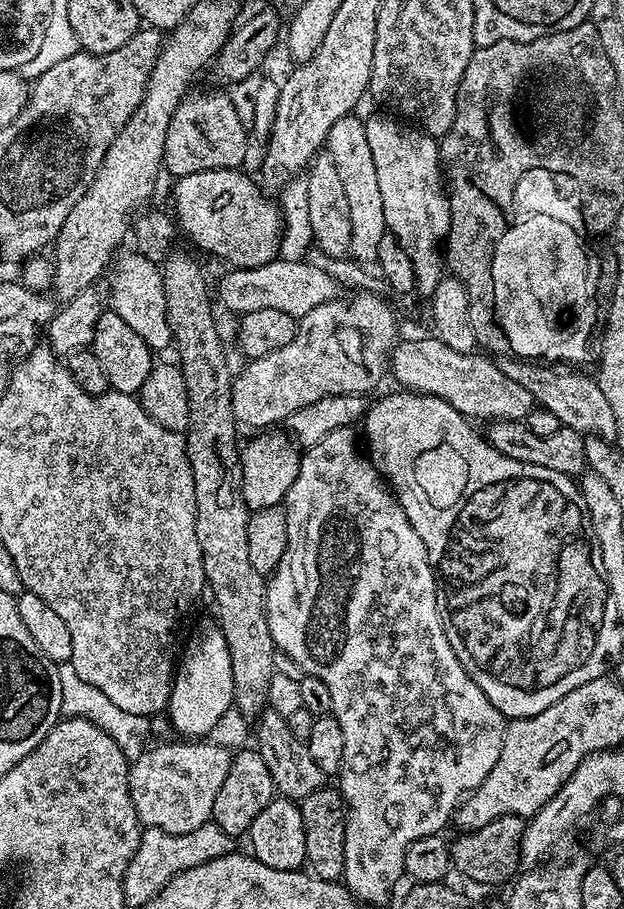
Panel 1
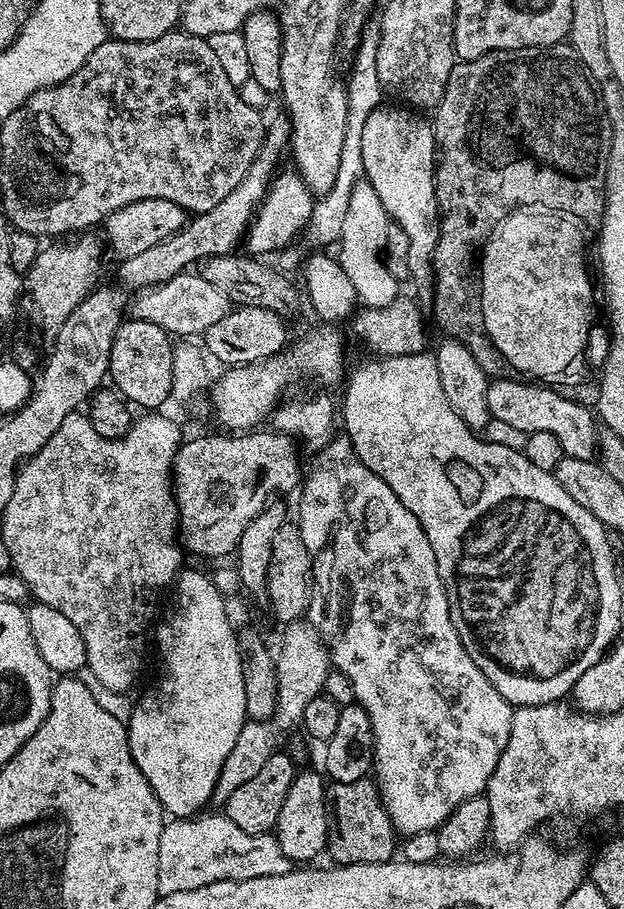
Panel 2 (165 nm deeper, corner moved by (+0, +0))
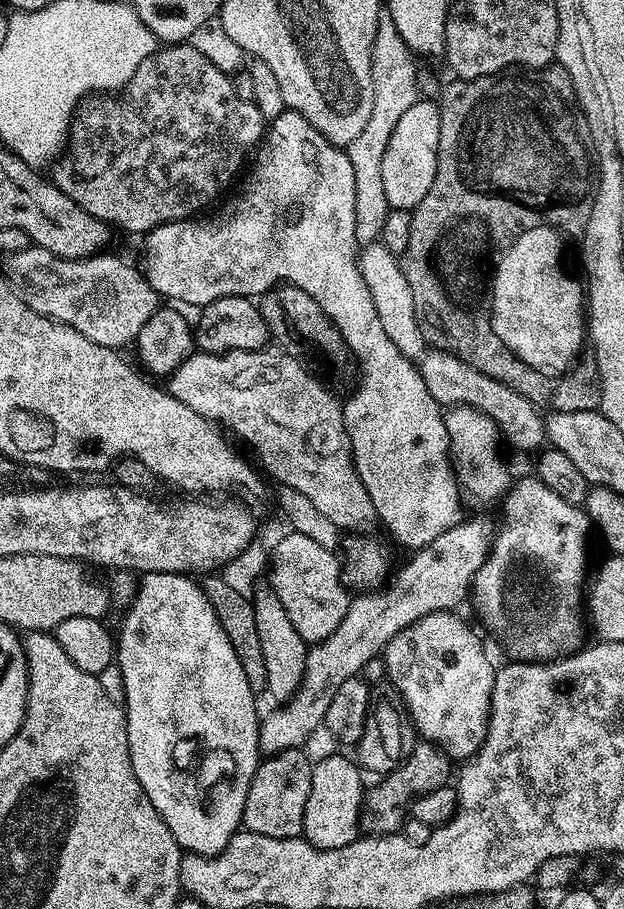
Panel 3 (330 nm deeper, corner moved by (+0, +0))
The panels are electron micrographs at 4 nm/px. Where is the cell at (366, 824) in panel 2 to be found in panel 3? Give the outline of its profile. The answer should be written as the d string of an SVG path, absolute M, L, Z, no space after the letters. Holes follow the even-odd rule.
M420 742L416 749L405 755L400 767L387 776L377 779L376 785L364 793L364 804L360 807L360 826L369 836L390 836L399 833L410 816L410 805L417 796L435 788L445 787L454 776L454 764L448 755L431 742Z

